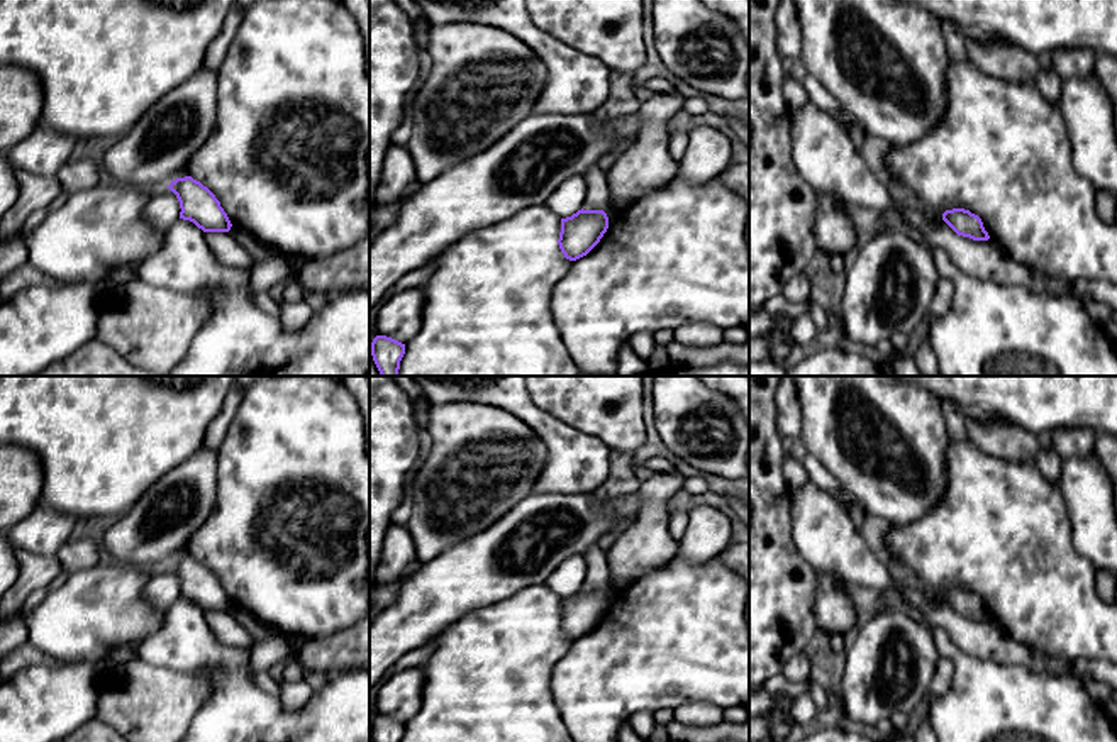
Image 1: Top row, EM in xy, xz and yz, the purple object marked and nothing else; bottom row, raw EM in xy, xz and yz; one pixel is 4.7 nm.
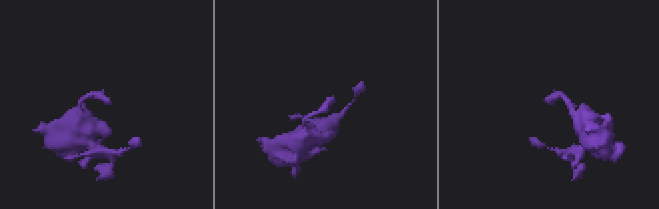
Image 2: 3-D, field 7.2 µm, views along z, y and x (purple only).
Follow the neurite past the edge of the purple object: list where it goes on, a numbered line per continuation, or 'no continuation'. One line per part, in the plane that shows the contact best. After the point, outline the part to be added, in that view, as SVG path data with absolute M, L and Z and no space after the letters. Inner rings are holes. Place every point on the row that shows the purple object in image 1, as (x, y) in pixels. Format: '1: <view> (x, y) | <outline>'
no continuation

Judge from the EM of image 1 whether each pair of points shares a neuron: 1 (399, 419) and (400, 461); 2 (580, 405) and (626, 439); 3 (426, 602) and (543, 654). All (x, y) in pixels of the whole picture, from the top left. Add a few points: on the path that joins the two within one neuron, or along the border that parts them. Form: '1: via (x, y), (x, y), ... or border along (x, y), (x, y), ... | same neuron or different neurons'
1: via (397, 429), (397, 451) | same neuron
2: via (592, 405), (614, 427) | same neuron
3: border along (497, 600), (460, 615), (429, 641) | different neurons

